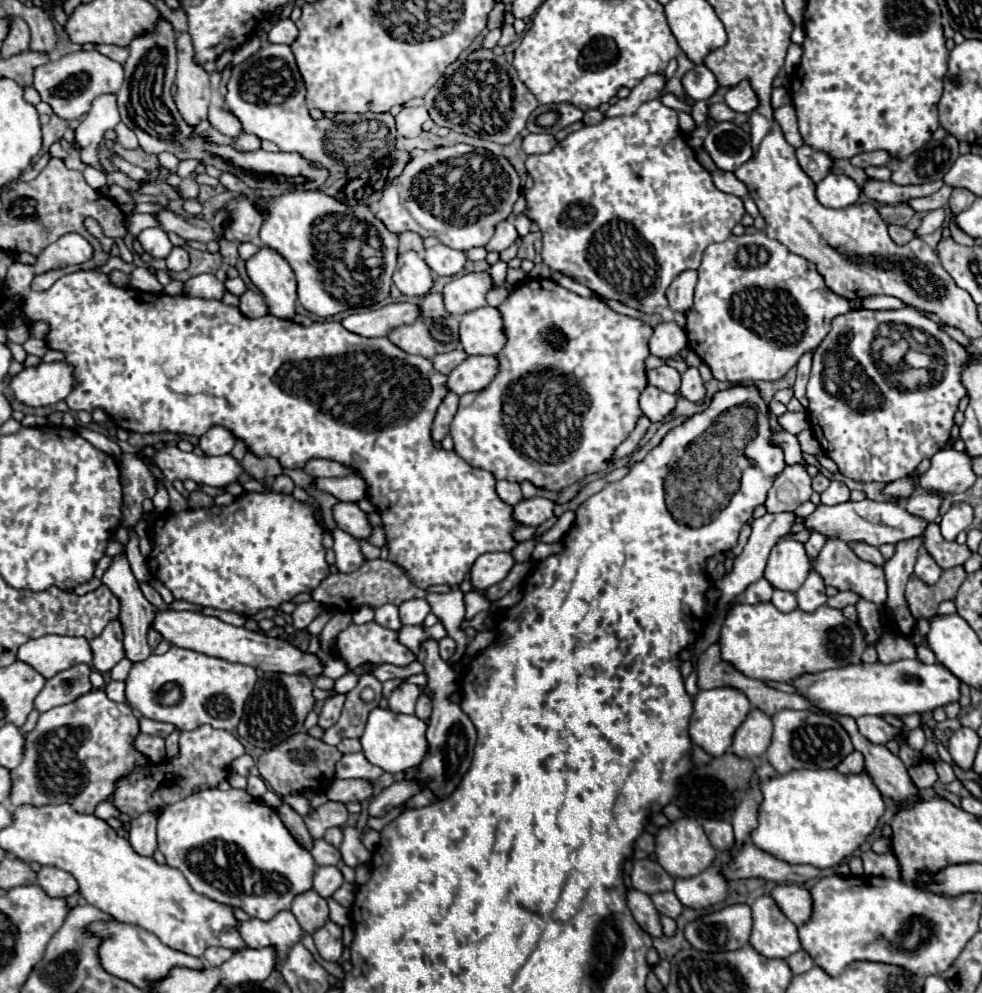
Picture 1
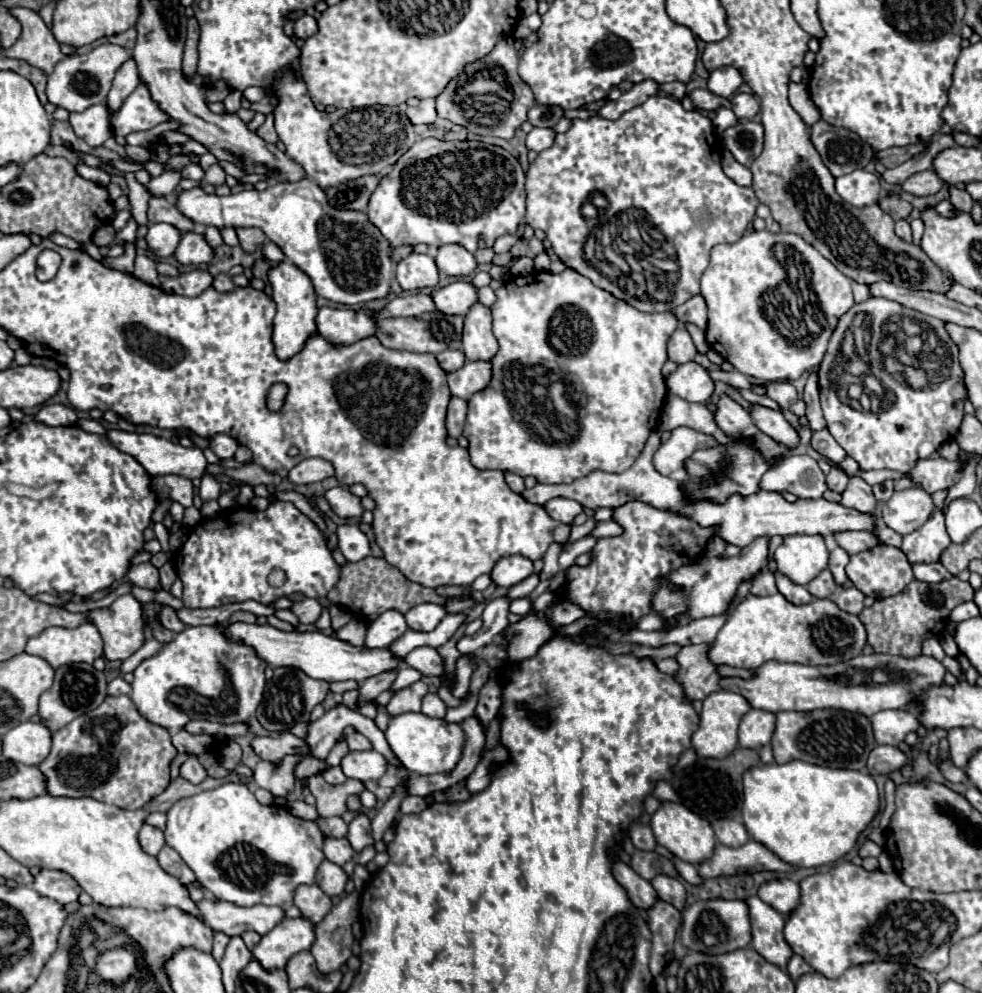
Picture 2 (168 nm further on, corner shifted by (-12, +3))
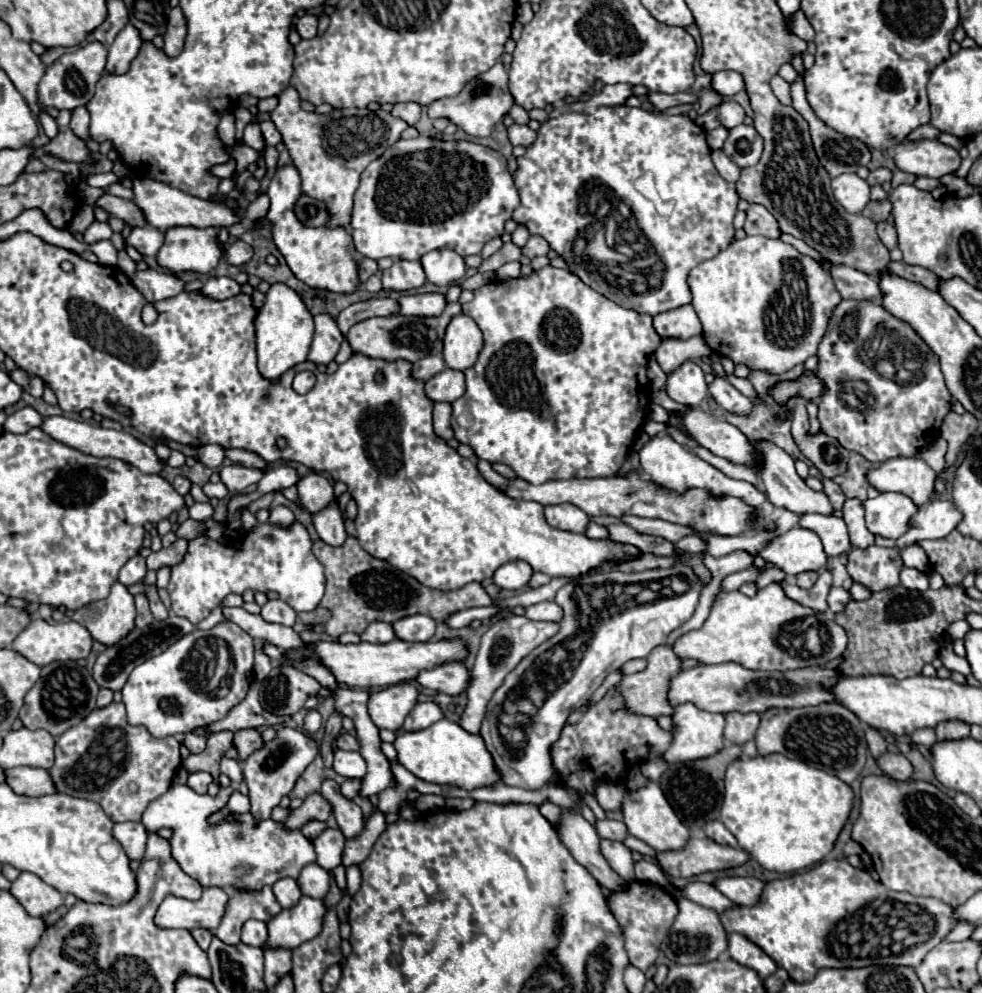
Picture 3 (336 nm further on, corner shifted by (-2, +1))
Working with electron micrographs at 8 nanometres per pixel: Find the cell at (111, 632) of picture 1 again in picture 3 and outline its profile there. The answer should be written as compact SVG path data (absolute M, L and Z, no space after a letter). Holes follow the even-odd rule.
M114 583L106 599L90 603L72 615L76 623L90 631L92 639L106 647L116 645L134 629L134 617L134 597L122 583Z

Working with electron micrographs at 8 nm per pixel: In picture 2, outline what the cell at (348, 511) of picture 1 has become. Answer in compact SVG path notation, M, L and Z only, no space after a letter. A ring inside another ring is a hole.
M332 487L324 493L324 499L328 501L330 509L346 519L346 517L360 517L362 515L362 505L360 505L360 499L356 495L352 495L346 487Z

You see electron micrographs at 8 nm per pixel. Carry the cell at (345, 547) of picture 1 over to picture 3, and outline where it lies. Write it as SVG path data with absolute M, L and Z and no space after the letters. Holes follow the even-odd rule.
M336 503L326 507L324 511L314 513L312 517L314 517L314 527L316 527L316 531L318 531L318 535L324 543L328 543L332 547L344 545L348 535L346 535L346 529L344 529L342 511Z

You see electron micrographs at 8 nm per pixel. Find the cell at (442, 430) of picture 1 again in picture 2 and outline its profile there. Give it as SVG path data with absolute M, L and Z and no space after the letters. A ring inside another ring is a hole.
M452 397L448 405L448 417L446 417L446 429L450 437L460 437L466 421L466 399Z

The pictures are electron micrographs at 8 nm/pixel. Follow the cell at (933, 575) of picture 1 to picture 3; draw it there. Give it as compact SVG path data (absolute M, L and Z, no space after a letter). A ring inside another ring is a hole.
M904 567L902 573L900 573L900 583L908 589L916 589L916 591L924 591L928 589L928 575L918 571L918 569L910 569L910 567Z

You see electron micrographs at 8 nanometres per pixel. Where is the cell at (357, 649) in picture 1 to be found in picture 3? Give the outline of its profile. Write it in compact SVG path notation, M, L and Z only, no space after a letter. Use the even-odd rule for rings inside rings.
M440 663L432 669L420 671L416 681L422 687L442 691L448 695L458 695L468 687L470 675L462 663Z

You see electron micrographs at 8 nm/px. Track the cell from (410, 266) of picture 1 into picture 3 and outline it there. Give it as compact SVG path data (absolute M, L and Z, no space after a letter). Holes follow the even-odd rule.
M398 259L390 269L382 273L382 285L384 289L390 289L390 291L414 289L414 287L420 287L424 281L426 281L426 275L420 261Z

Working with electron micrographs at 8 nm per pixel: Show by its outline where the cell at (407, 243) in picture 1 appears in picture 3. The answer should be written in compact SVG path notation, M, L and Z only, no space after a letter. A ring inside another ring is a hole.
M360 259L360 281L364 283L368 277L378 273L378 263L374 259Z

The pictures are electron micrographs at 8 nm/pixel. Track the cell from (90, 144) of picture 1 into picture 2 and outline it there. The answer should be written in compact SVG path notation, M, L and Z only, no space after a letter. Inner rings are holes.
M130 57L128 61L124 61L120 67L118 67L118 73L114 77L114 83L112 83L112 89L108 93L108 107L110 109L120 109L122 101L138 87L140 83L140 75L138 75L138 67L136 67L136 61Z

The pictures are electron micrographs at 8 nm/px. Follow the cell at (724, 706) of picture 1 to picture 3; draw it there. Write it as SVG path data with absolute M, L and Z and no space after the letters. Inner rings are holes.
M684 703L678 705L674 711L674 741L668 747L668 751L664 753L664 759L668 763L680 763L680 761L694 761L694 759L704 759L704 757L712 757L718 751L722 751L724 747L724 715L720 713L710 713L704 711L700 707L696 707L694 703Z

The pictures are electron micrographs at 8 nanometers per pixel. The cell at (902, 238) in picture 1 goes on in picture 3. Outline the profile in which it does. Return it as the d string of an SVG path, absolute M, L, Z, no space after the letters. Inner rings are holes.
M878 223L878 235L882 239L882 243L888 247L888 249L894 249L898 245L898 233L896 233L896 227L890 225L890 223Z

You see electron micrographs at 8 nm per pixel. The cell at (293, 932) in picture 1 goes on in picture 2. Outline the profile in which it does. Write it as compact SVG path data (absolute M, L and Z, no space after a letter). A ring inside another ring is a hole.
M212 897L198 903L198 915L206 925L210 925L210 929L222 931L226 935L242 935L250 929L266 935L276 923L284 919L284 911L280 907L240 907L230 901L220 901Z

